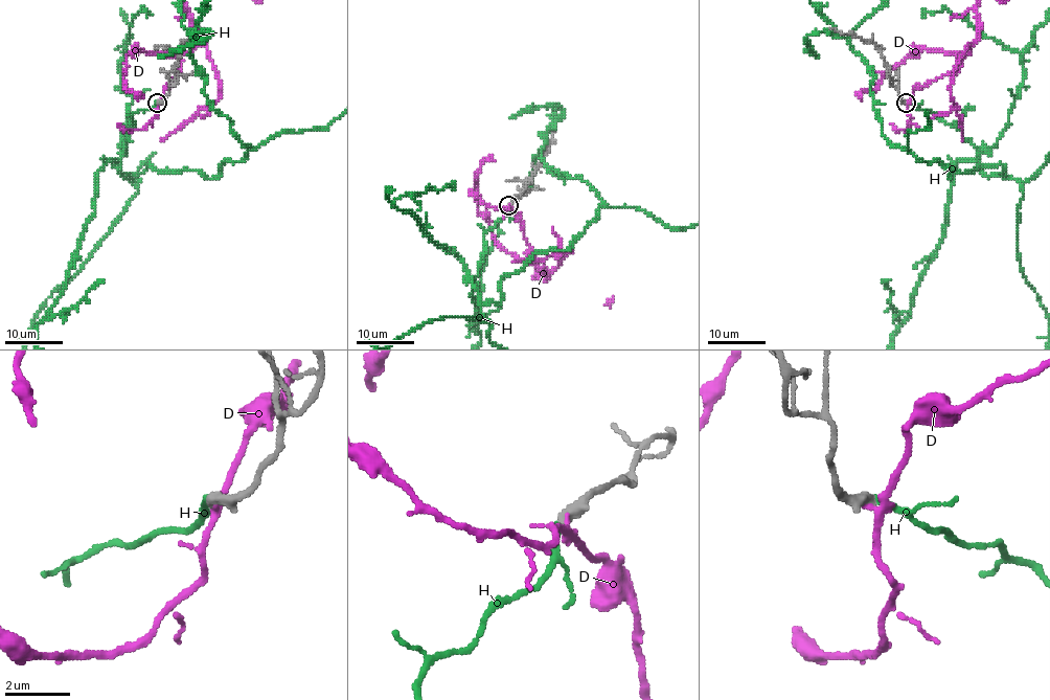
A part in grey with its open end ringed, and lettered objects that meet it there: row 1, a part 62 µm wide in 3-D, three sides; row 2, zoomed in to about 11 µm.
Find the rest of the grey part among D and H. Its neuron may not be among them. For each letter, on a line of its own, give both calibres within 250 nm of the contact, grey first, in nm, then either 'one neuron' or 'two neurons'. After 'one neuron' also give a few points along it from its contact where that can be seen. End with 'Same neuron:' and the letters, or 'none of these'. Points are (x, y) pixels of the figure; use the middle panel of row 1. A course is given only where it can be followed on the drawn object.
D: calibres 400 and 190 nm; two neurons
H: calibres 360 and 190 nm; one neuron
Same neuron: H

